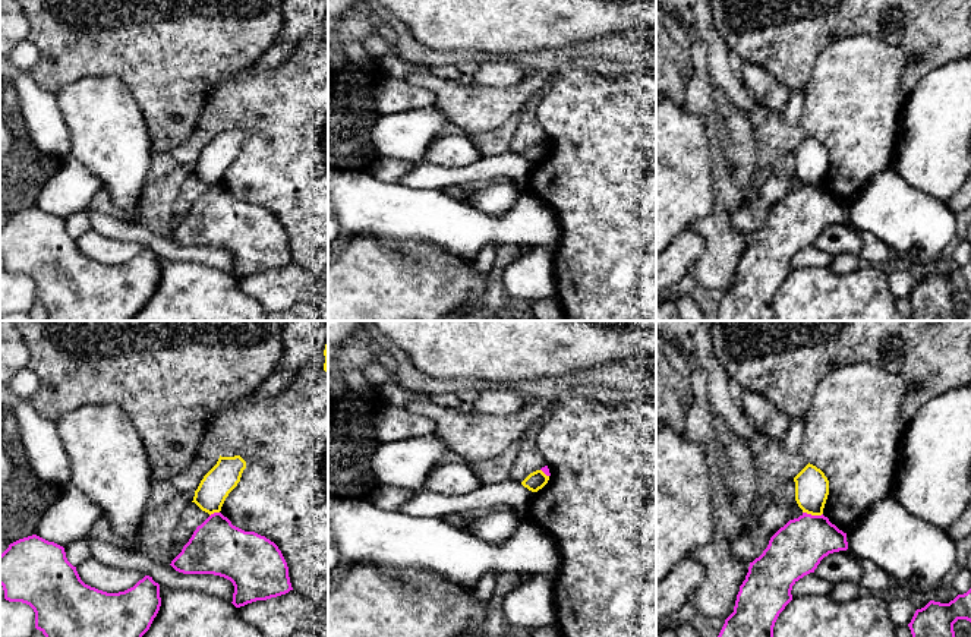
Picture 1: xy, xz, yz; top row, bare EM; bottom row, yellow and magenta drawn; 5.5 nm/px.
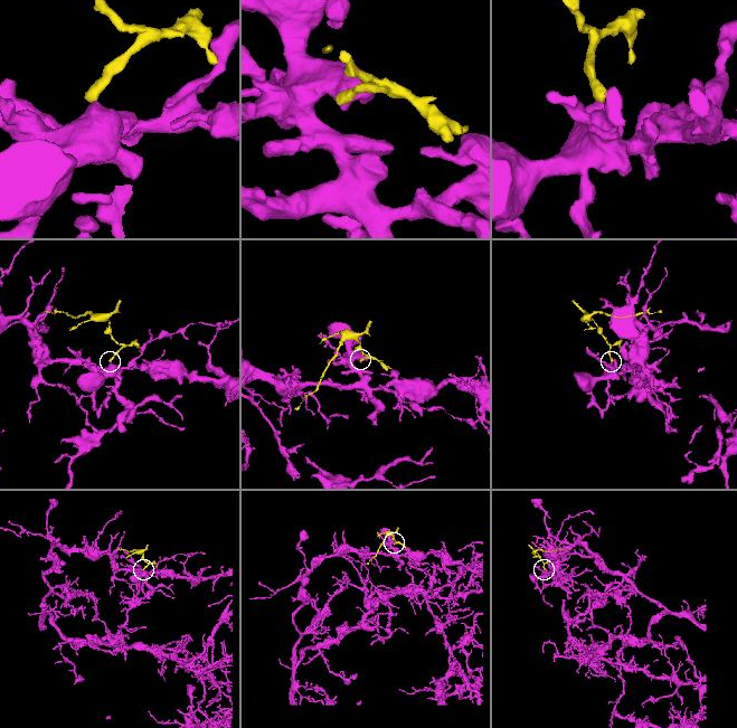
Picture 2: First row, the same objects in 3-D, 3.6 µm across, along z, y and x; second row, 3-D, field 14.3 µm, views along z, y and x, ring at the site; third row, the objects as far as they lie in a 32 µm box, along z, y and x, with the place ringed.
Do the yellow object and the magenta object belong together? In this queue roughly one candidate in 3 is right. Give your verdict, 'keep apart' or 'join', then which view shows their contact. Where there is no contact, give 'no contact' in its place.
keep apart | yz

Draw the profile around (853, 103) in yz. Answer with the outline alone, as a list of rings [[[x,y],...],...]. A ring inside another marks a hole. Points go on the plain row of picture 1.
[[[867,35],[847,37],[816,59],[803,91],[801,126],[829,152],[823,187],[844,205],[877,174],[893,167],[908,92],[901,86],[907,54],[901,47]]]

